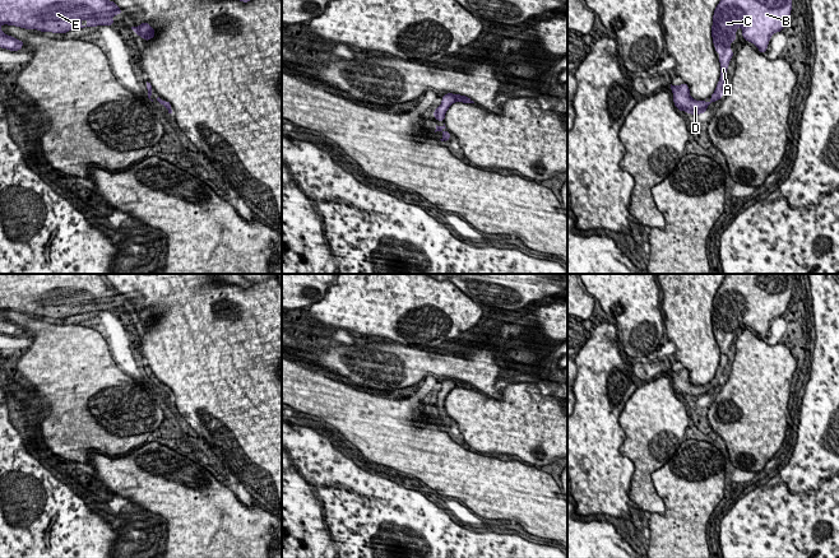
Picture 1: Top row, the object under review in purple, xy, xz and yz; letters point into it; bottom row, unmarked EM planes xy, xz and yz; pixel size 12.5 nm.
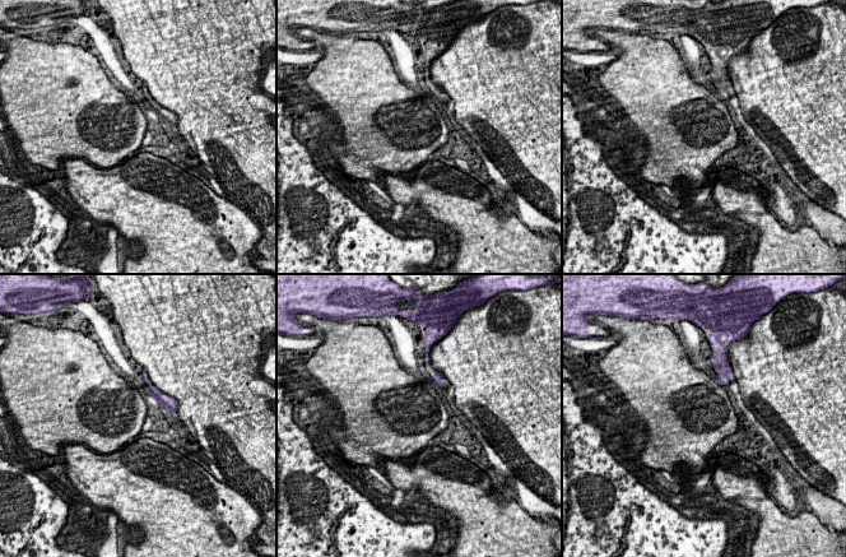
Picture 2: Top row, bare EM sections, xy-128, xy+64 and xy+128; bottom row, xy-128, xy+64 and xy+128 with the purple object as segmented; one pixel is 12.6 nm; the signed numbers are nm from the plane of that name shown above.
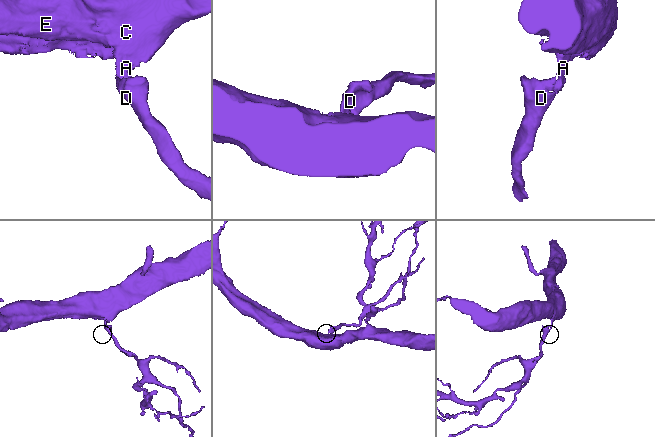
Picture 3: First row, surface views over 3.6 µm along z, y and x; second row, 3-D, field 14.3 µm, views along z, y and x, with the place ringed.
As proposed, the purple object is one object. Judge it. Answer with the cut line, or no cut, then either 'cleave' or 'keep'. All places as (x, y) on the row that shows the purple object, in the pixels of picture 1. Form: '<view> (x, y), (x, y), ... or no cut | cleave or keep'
no cut | keep

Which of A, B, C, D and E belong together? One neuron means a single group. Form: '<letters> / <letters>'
A B C D E

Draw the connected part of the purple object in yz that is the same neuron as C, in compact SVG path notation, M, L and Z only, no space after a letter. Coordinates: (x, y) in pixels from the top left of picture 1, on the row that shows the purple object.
M720 0L713 15L711 37L715 54L720 54L720 78L710 101L696 101L686 83L672 85L673 103L678 111L690 115L706 112L711 102L722 99L729 60L733 57L731 42L736 42L737 28L742 37L752 42L761 54L766 52L771 36L784 29L792 10L792 0Z

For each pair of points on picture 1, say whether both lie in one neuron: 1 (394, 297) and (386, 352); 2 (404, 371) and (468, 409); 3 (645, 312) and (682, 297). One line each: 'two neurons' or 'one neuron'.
1: two neurons
2: two neurons
3: two neurons

